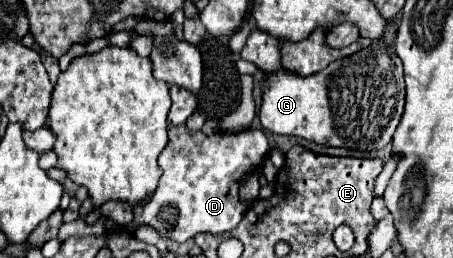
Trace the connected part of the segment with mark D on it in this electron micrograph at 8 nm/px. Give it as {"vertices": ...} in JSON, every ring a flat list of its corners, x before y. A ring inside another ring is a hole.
{"vertices":[[187,126,169,128,169,144,159,154,163,176,151,200,133,210,135,218,127,226,133,232,139,224,153,226,161,236,175,242,187,242,199,232,223,234,233,230,245,216,247,206,239,200,239,186,245,174,261,166,267,156,267,138,261,130,235,134,191,132]]}

